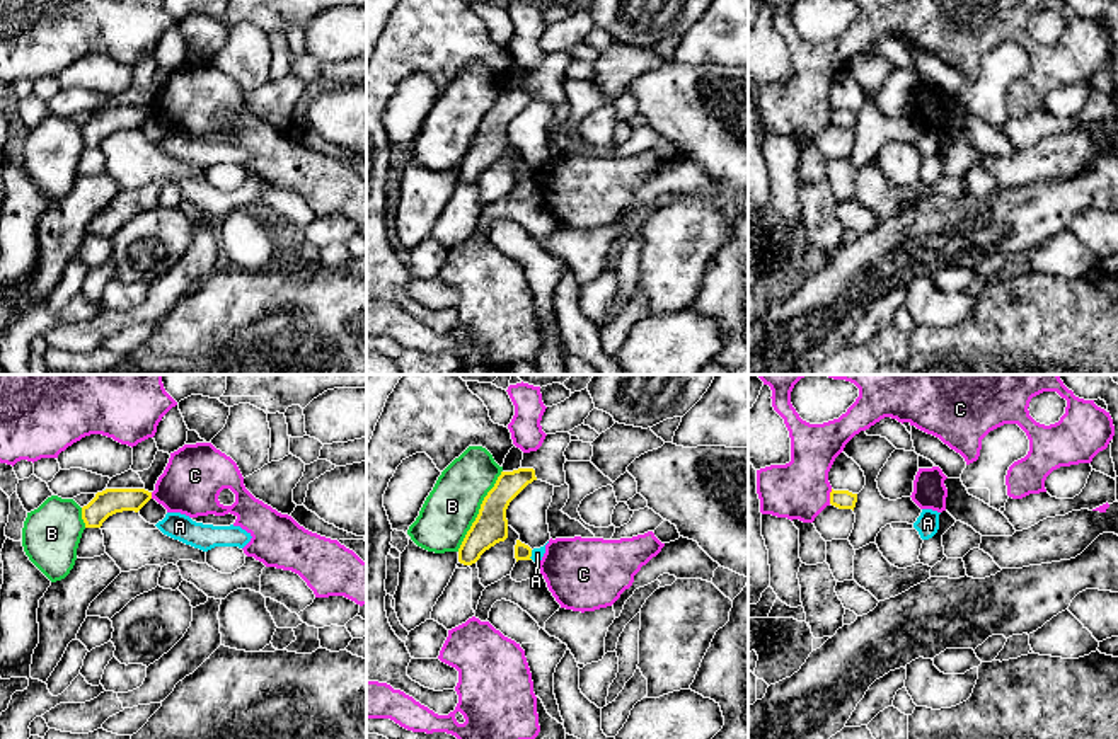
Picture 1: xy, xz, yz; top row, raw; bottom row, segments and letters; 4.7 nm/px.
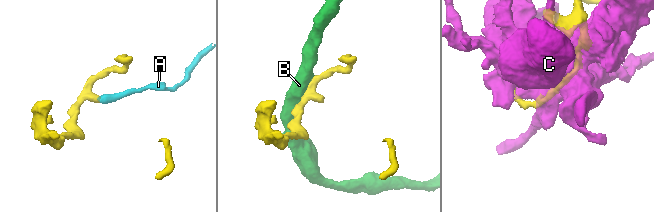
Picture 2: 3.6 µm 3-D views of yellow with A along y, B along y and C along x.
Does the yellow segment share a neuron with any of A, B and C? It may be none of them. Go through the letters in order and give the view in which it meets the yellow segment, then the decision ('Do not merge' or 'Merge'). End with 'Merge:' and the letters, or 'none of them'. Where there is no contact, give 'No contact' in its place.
A: Touches yellow in xz. Do not merge
B: Touches yellow in xz. Do not merge
C: Touches yellow in yz. Do not merge
Merge: none of them

